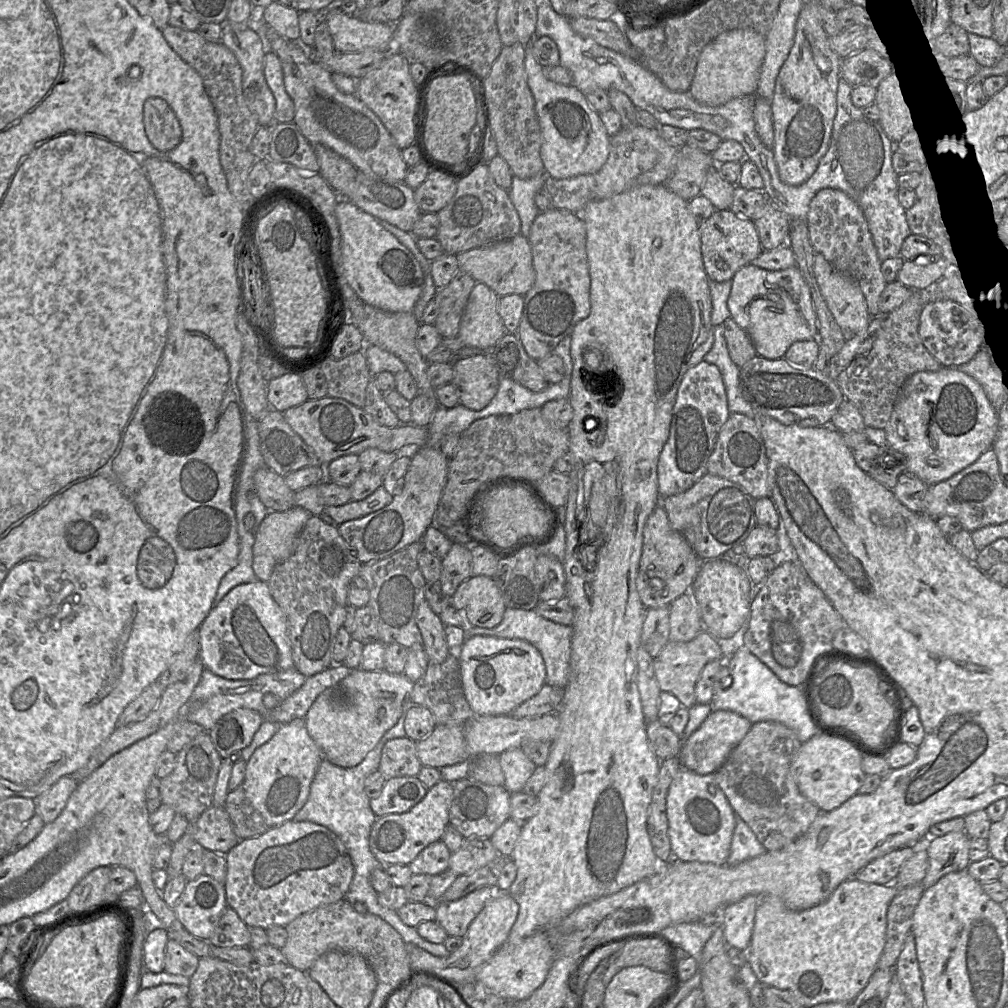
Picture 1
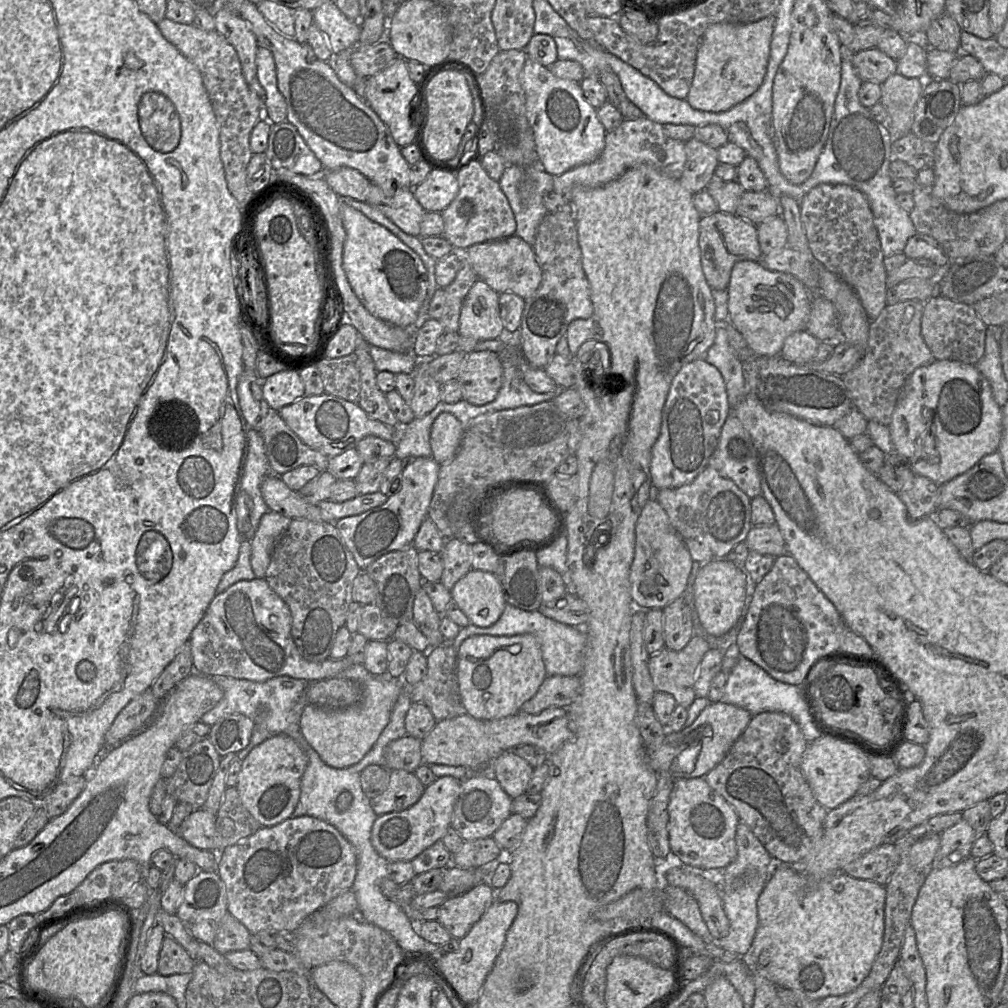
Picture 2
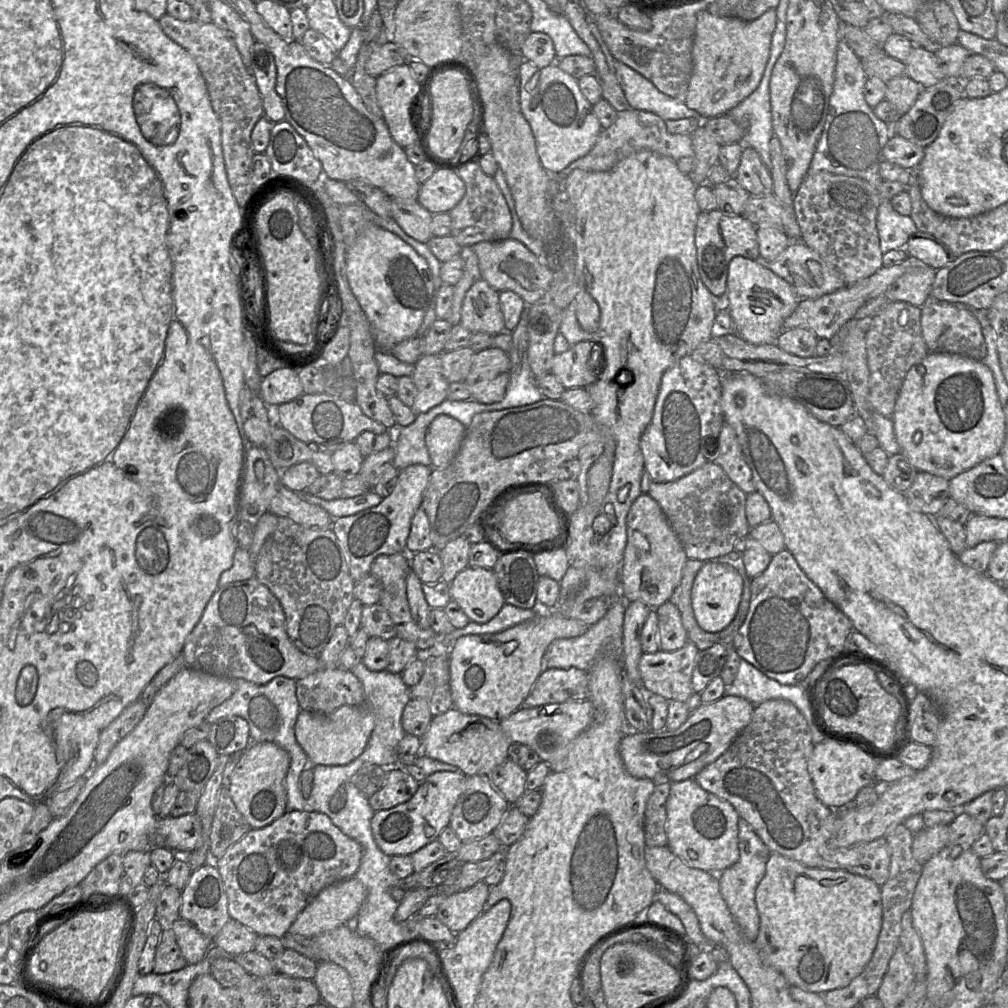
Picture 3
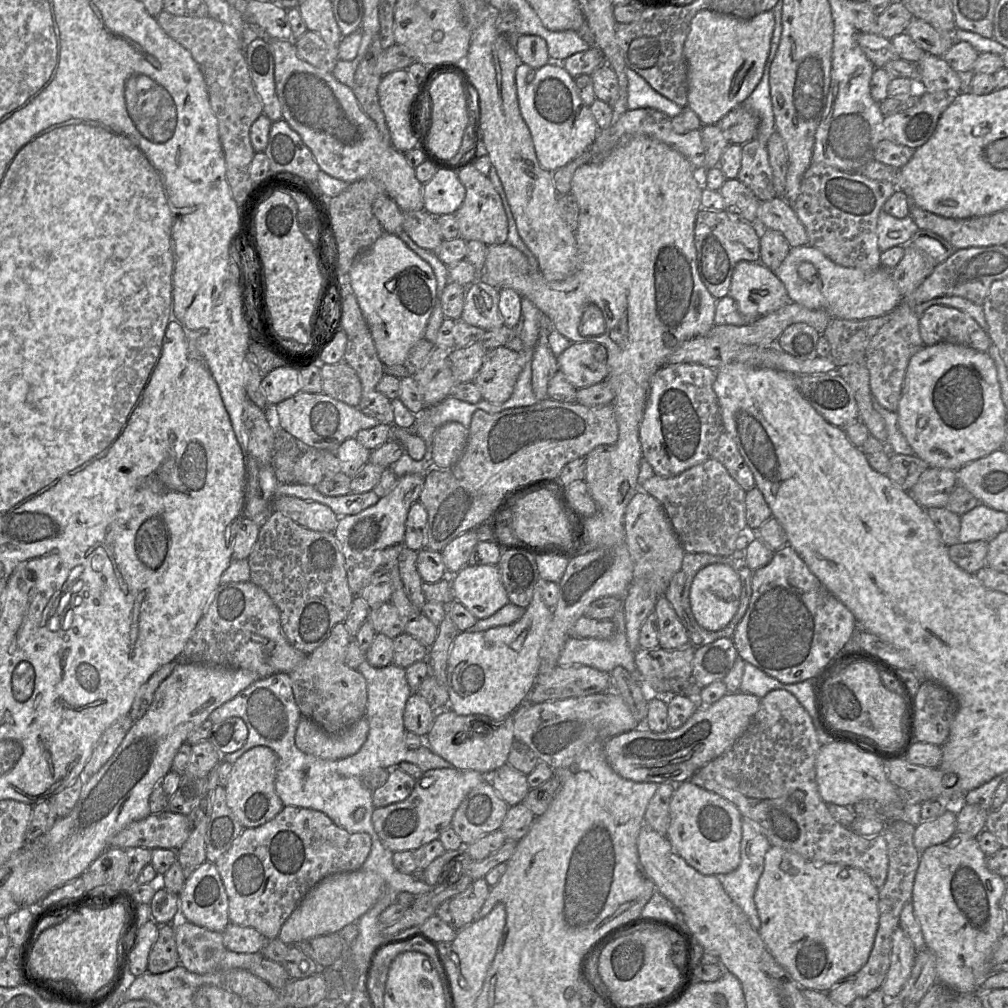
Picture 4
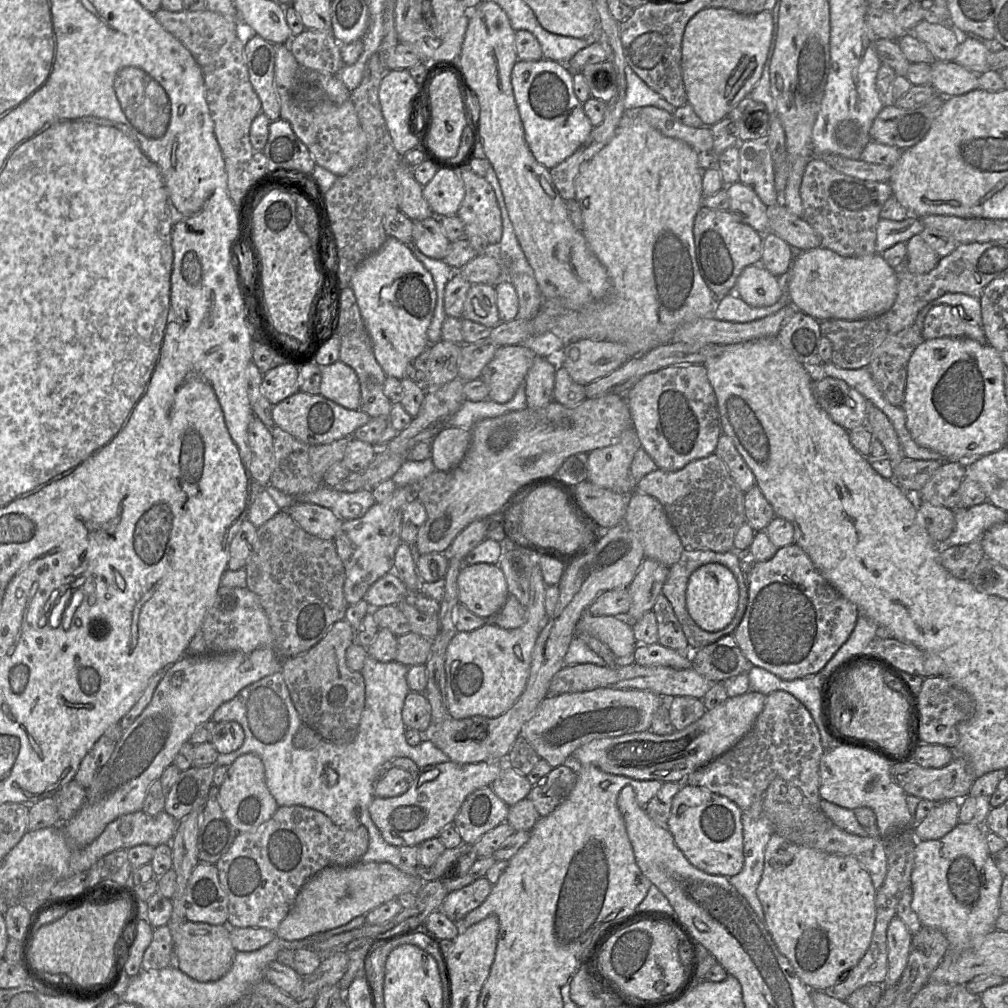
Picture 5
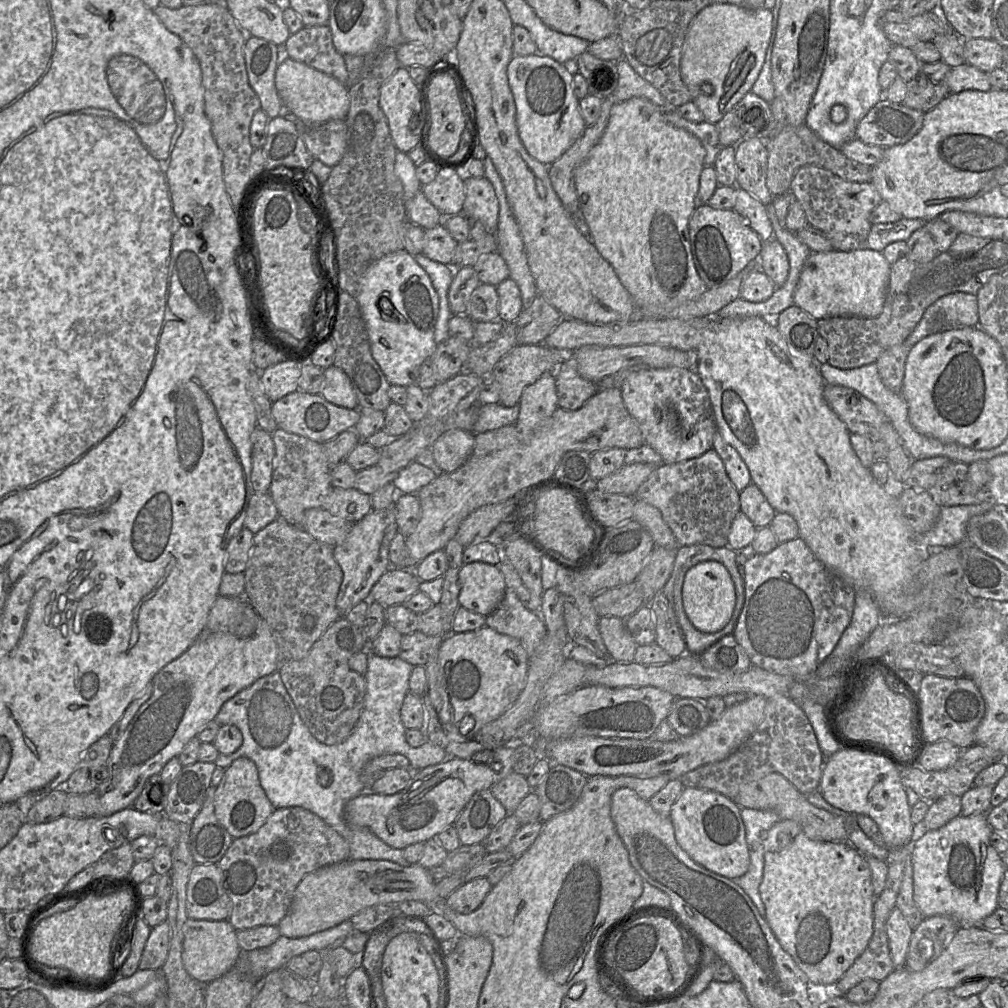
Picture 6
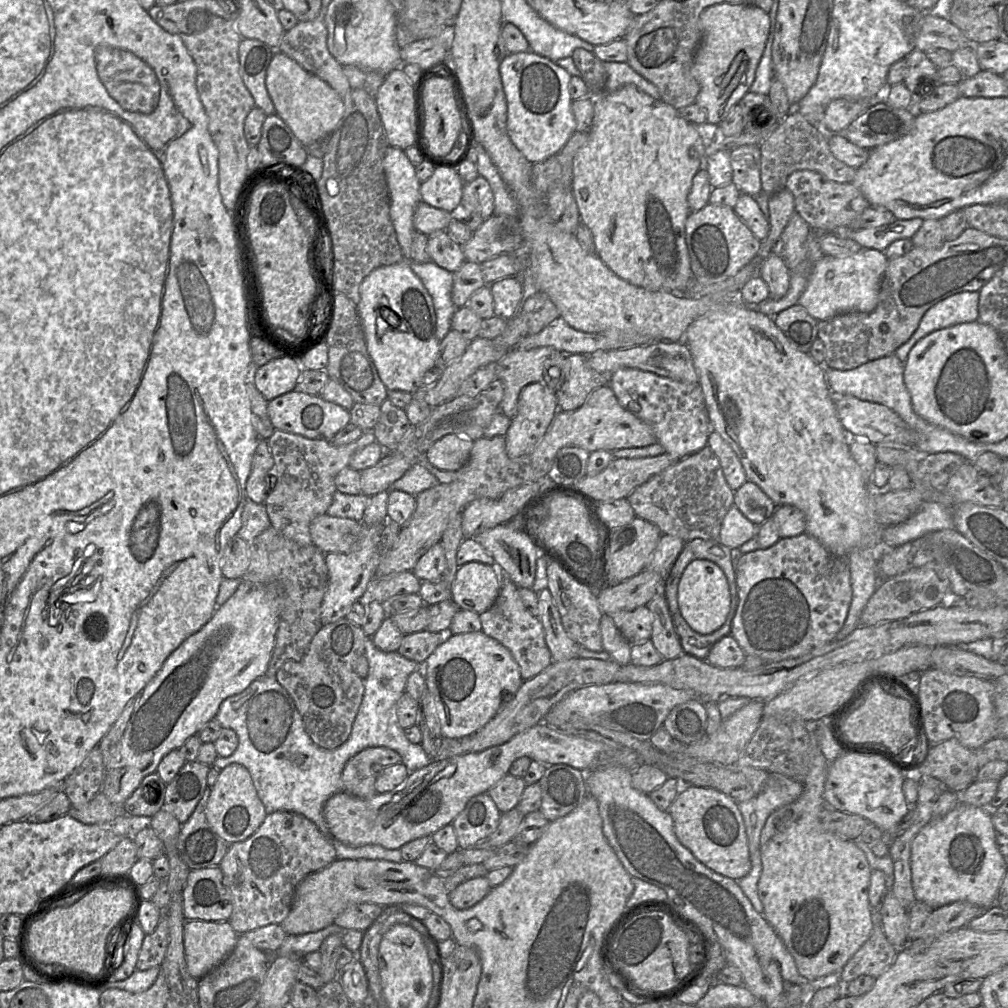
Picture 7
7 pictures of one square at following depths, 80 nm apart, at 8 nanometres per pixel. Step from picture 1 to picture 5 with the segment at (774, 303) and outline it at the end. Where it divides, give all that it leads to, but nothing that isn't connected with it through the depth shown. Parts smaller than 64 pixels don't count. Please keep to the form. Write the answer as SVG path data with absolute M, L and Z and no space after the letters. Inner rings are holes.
M760 264L750 265L737 278L733 291L750 306L771 306L782 295L782 280Z

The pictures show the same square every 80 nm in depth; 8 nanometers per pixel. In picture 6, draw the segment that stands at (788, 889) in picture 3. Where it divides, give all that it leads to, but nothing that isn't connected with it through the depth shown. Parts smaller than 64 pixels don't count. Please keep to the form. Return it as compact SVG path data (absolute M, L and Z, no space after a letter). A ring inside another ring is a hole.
M779 820L767 833L764 841L764 872L759 886L760 896L766 908L765 919L781 947L793 958L817 991L833 989L844 973L861 955L873 934L875 895L871 881L871 870L866 857L846 841L817 841L808 838L801 826L793 820Z

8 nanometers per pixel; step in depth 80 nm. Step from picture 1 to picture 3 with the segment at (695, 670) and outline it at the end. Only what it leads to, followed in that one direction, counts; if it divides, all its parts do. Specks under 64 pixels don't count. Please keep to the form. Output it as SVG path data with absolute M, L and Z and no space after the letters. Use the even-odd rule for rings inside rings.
M692 642L675 651L643 653L639 661L641 686L668 701L688 702L694 691L692 673L700 650Z

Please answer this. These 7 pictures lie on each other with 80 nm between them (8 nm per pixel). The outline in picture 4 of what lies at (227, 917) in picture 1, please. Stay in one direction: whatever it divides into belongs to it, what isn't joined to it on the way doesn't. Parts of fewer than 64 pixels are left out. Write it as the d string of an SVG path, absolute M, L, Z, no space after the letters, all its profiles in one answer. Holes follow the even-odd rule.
M229 923L222 932L223 944L236 953L261 952L267 939L255 928Z

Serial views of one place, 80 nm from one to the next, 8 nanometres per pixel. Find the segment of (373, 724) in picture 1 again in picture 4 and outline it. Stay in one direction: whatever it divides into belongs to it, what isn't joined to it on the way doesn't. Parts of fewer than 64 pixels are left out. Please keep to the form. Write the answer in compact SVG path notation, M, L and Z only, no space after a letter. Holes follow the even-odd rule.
M301 717L295 733L295 744L306 754L338 760L357 753L368 733L369 722L365 717L338 734L329 734L312 720Z

